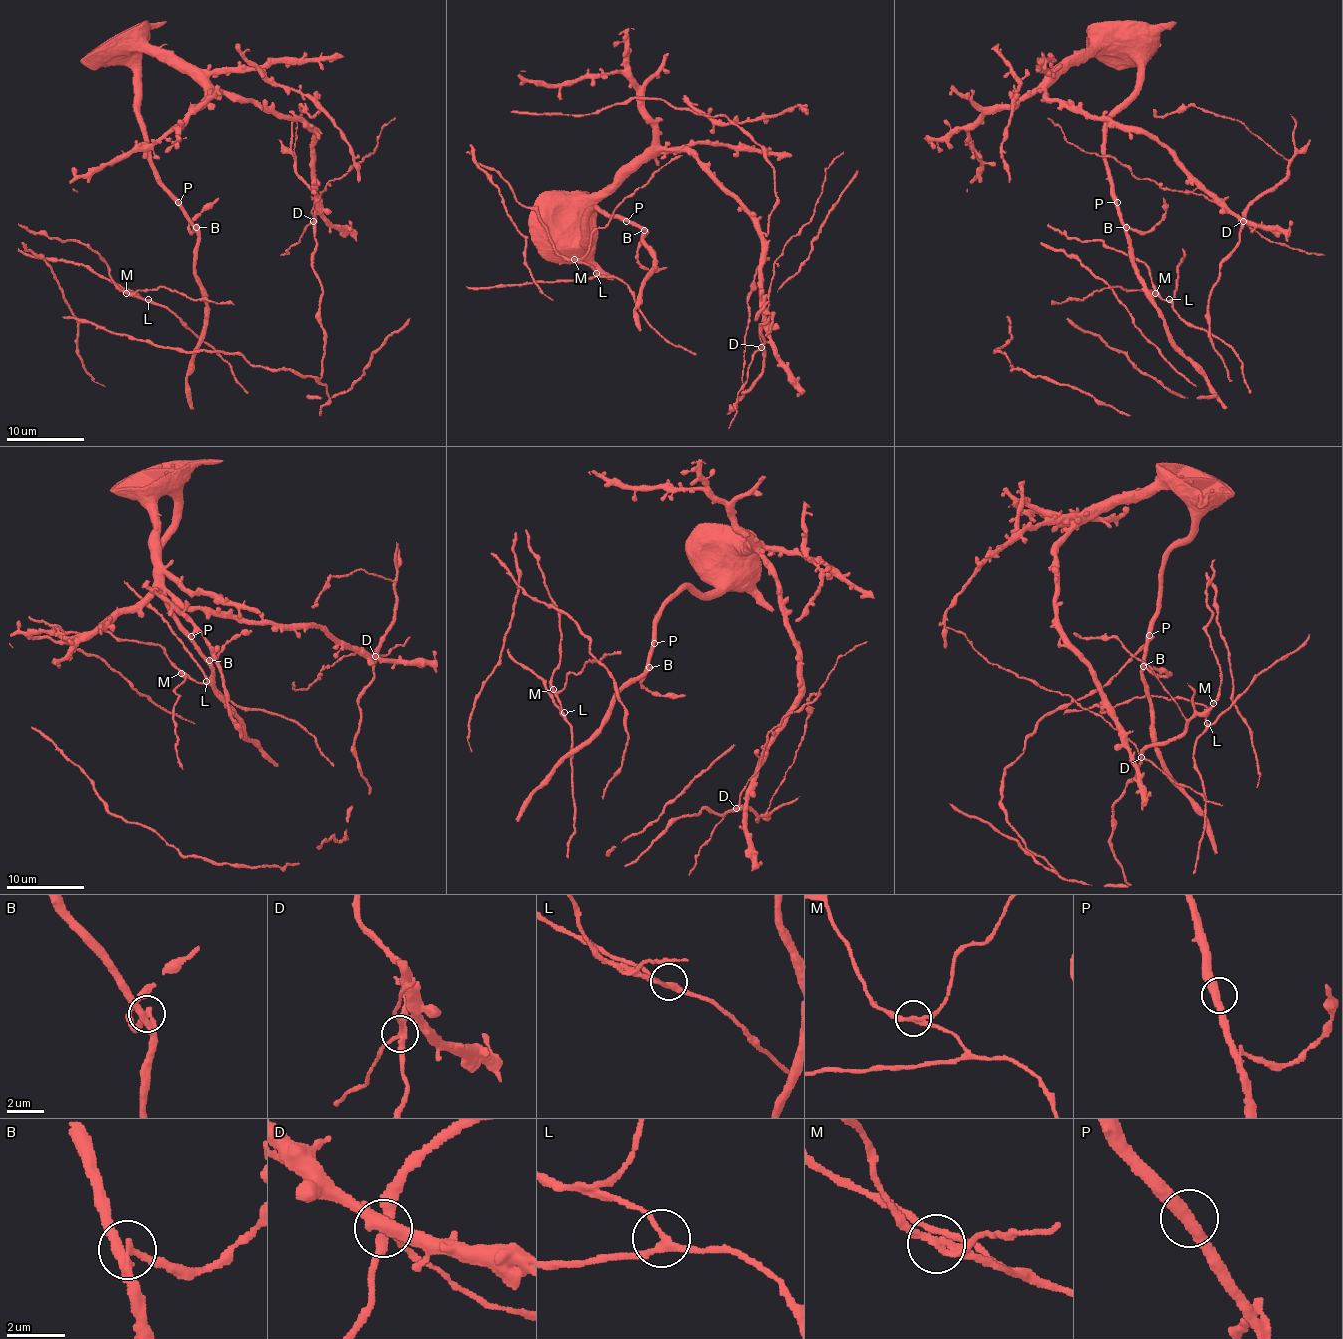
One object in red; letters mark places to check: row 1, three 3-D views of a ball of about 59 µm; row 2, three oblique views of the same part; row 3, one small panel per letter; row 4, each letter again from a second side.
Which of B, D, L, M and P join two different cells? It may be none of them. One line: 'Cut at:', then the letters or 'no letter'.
Cut at: B, D, M

